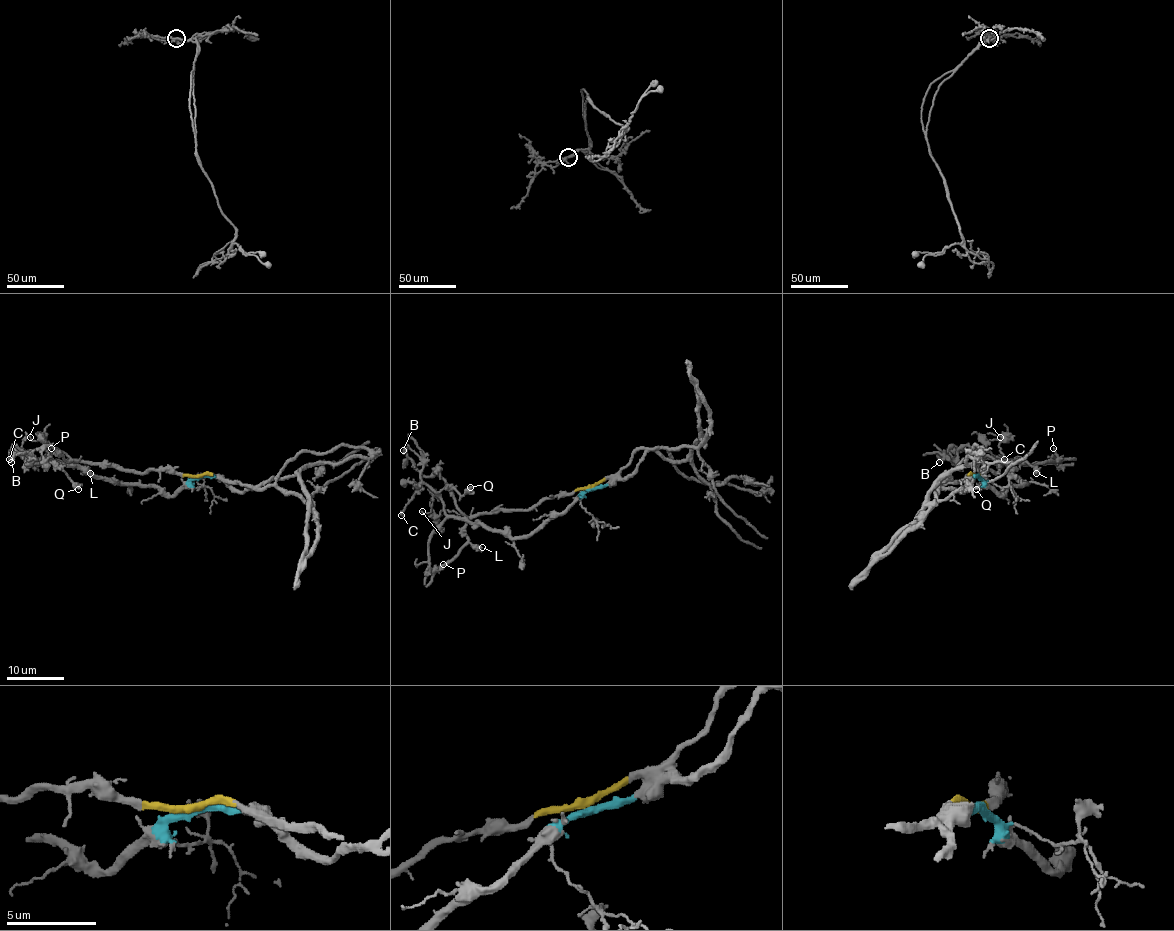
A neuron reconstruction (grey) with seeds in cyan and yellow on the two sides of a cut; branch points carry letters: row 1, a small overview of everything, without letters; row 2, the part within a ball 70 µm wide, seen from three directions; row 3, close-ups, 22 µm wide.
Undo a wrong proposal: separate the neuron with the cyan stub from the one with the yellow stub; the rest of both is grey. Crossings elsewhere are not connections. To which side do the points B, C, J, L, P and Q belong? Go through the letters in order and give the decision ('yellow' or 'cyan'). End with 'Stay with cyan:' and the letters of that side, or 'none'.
B: yellow
C: yellow
J: cyan
L: yellow
P: yellow
Q: cyan
Stay with cyan: J, Q

